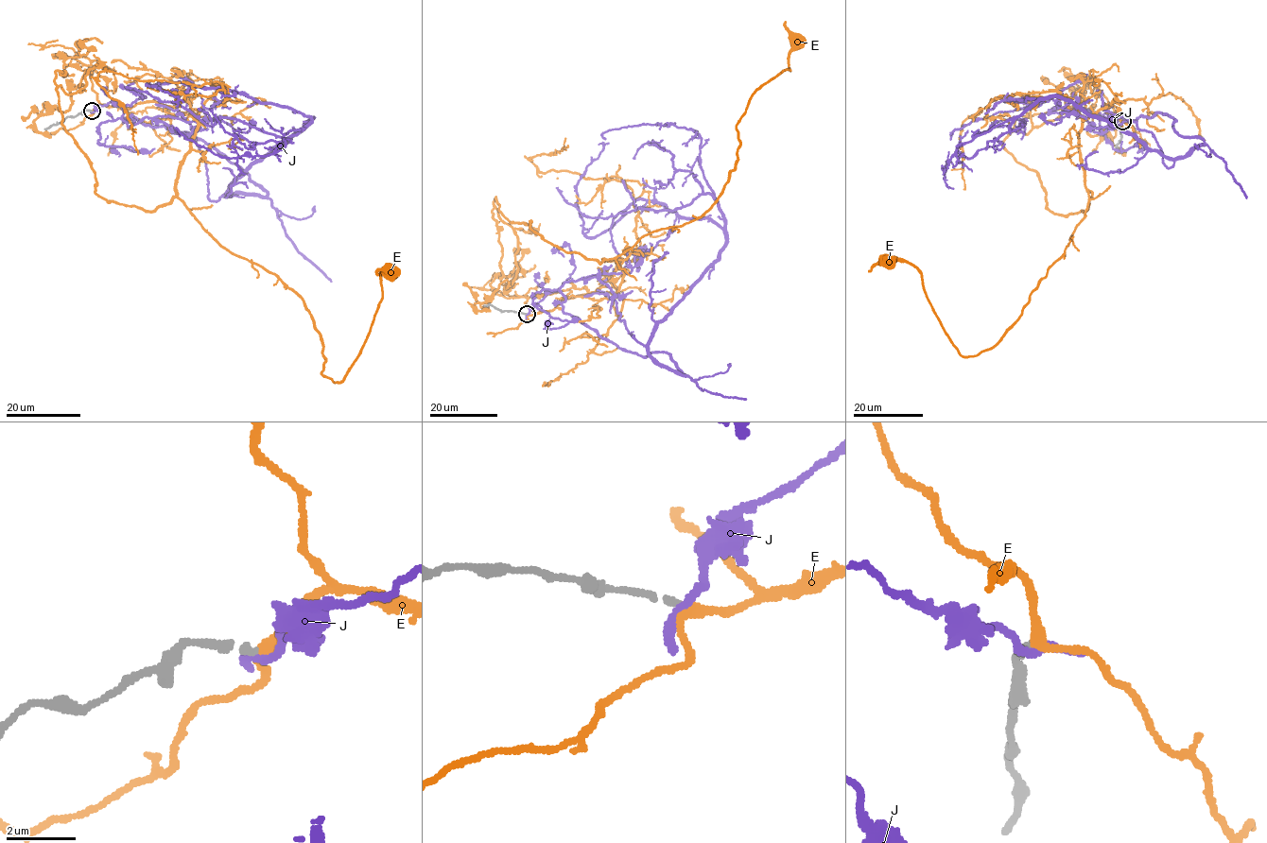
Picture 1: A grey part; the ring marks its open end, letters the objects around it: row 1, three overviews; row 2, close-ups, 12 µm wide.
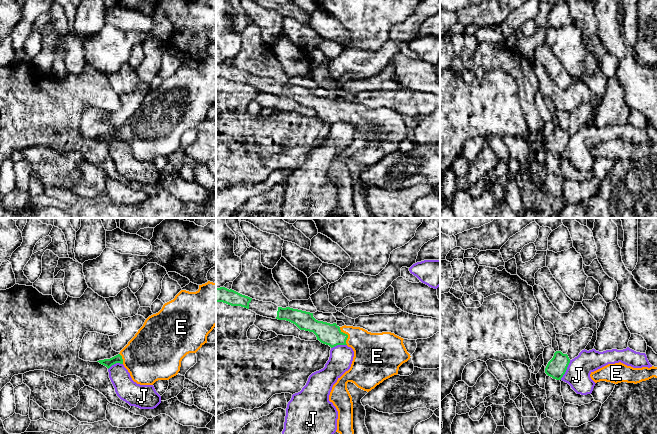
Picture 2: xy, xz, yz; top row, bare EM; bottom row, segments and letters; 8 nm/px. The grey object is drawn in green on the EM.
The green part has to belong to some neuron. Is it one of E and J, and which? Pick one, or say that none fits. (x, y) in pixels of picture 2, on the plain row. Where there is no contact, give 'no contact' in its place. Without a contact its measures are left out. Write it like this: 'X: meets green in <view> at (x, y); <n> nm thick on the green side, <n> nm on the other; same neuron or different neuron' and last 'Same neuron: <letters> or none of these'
E: meets green in xz at (347, 111); 180 nm thick on the green side, 320 nm on the other; same neuron
J: meets green in yz at (566, 145); 160 nm thick on the green side, 200 nm on the other; different neuron
Same neuron: E

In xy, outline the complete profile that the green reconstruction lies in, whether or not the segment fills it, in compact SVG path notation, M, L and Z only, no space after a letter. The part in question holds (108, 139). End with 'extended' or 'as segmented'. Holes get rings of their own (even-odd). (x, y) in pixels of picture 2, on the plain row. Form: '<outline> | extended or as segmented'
M208 57L205 60L199 61L199 65L196 68L189 68L186 66L181 66L173 76L165 79L162 85L151 92L149 92L143 102L138 106L135 112L128 118L128 120L120 127L120 129L110 135L99 136L100 140L106 142L108 145L116 140L123 140L124 143L130 149L130 152L134 158L140 161L153 161L158 156L169 156L170 154L176 152L180 147L182 135L189 129L196 129L205 119L207 119L207 112L216 102L216 59Z | extended

